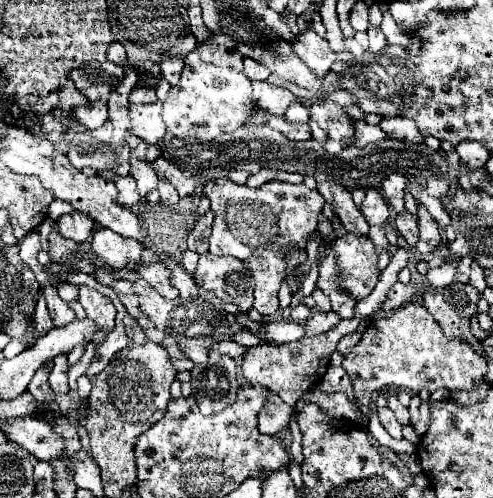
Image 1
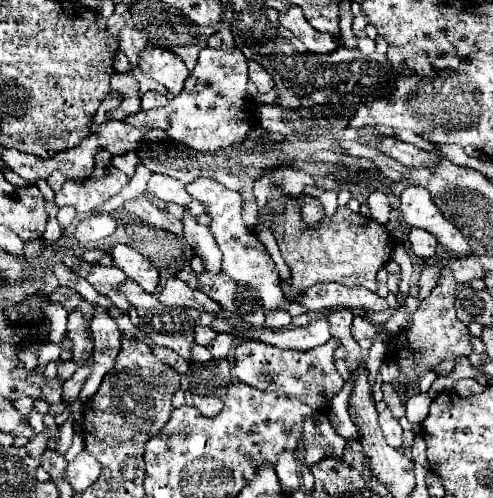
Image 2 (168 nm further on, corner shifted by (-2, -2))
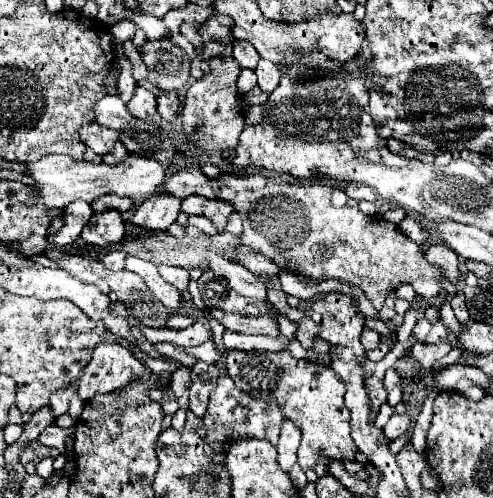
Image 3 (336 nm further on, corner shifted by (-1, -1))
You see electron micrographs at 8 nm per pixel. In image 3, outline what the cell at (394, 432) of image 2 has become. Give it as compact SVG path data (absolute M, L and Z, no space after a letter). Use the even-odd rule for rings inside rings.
M394 413L384 427L384 435L388 439L396 439L396 437L408 433L408 431L410 431L410 417L408 415L398 415L398 413Z

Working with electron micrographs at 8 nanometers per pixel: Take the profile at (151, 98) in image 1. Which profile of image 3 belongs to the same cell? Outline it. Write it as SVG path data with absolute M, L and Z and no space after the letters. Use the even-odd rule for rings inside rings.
M174 91L162 93L158 96L157 101L157 111L166 121L174 121L174 119L180 115L180 103L182 103L182 101L176 97Z

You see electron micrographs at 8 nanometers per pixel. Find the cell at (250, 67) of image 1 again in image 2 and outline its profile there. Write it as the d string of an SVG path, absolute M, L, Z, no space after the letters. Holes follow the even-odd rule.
M249 60L249 80L257 86L257 90L263 94L263 92L269 92L275 84L273 84L273 78L271 74L261 66L257 64L255 60Z

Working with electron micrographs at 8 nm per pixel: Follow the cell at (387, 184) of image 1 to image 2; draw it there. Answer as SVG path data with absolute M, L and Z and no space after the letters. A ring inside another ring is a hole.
M407 186L399 202L401 202L399 210L403 214L405 224L429 230L431 234L437 236L441 244L445 244L455 252L461 252L461 254L471 252L459 229L443 218L441 210L433 204L431 194L423 186Z

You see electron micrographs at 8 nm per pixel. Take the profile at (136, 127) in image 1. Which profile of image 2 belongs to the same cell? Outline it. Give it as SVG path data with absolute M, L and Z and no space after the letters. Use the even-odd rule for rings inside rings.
M107 120L99 126L97 136L99 136L99 144L115 156L137 148L145 132L147 128L135 128L125 120Z

